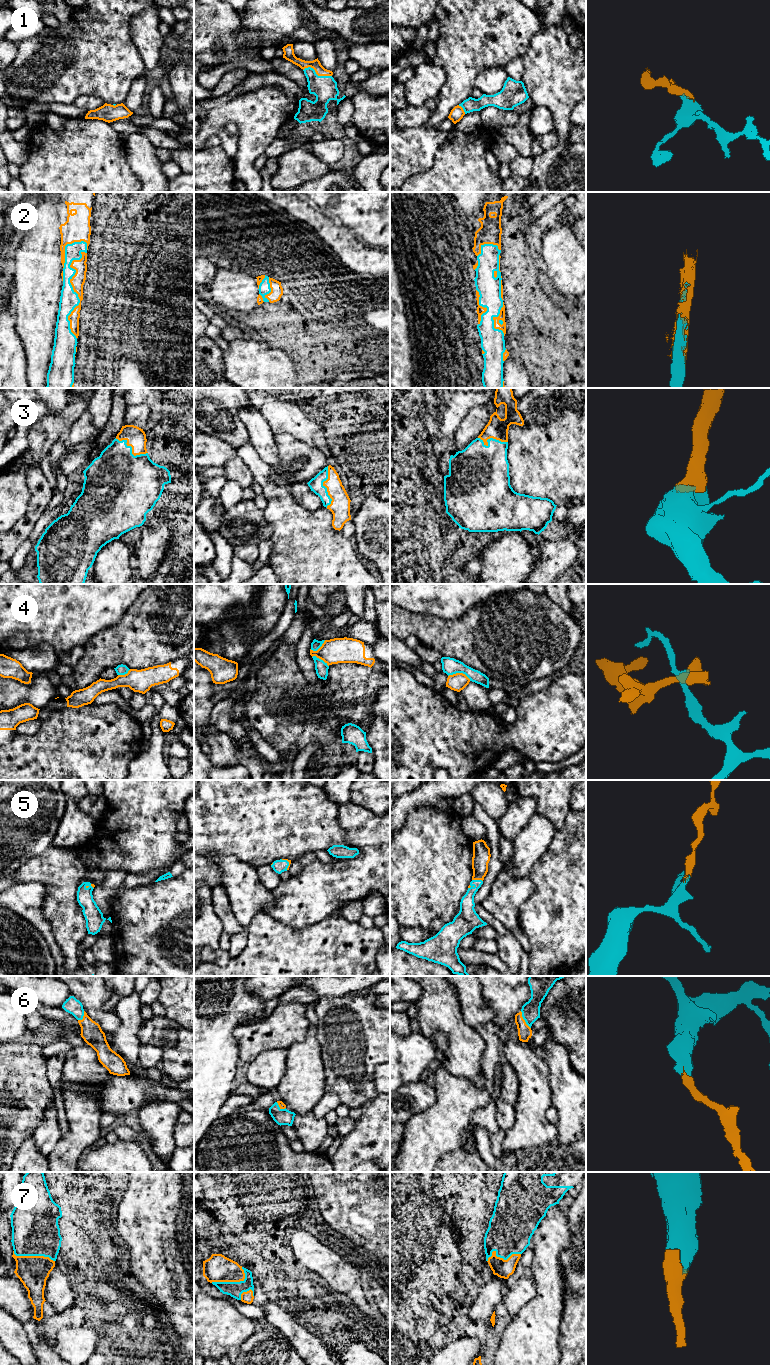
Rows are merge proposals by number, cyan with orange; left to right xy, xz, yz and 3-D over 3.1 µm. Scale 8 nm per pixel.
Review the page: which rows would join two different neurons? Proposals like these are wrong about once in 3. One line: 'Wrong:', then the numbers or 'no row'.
Wrong: 4

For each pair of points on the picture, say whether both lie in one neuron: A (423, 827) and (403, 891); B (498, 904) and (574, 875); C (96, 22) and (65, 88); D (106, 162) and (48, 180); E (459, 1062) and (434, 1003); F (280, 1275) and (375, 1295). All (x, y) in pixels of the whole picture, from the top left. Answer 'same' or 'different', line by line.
A: same
B: different
C: same
D: same
E: same
F: same

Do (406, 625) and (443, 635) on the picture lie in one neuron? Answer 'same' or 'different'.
same

